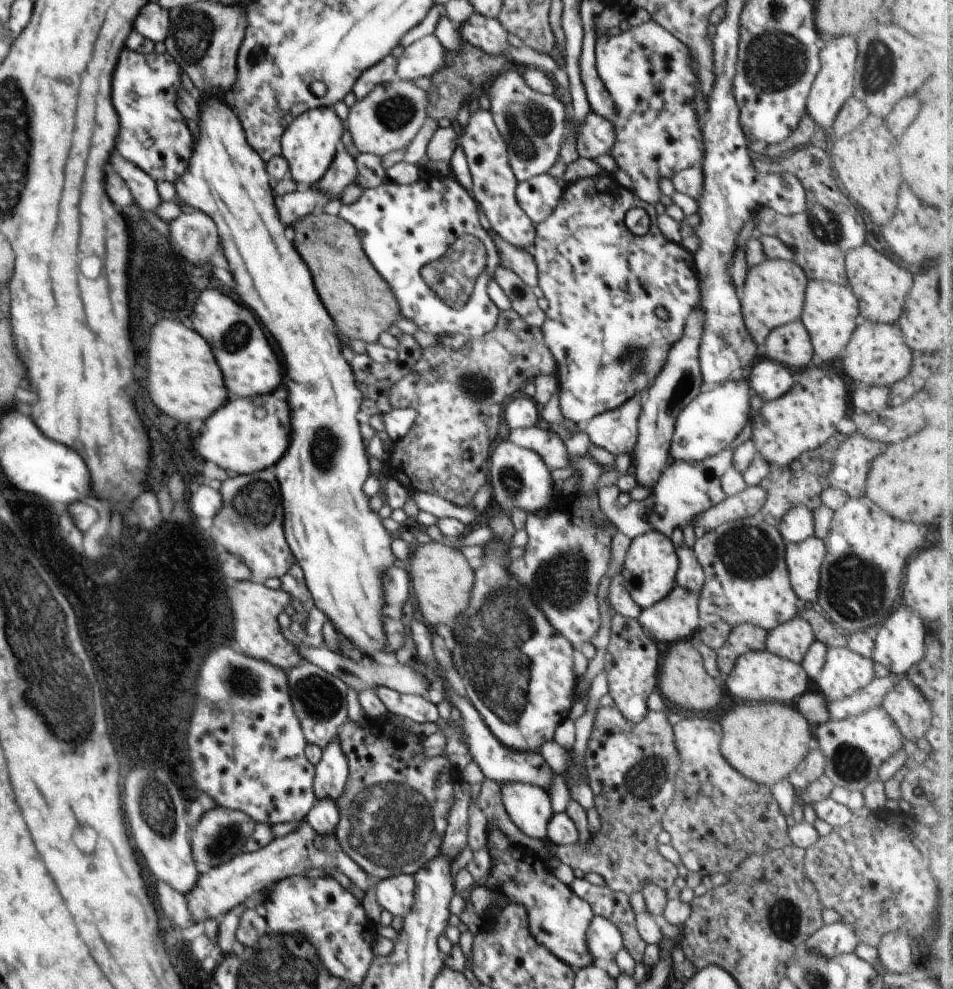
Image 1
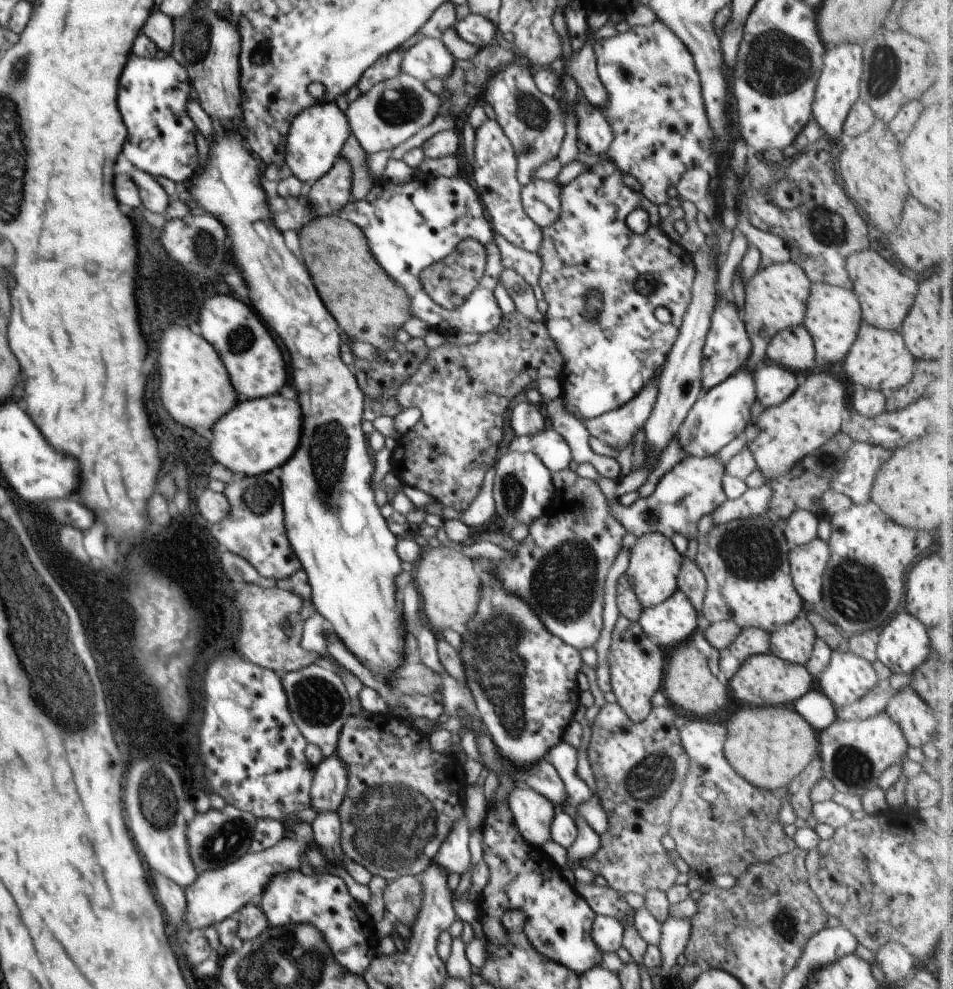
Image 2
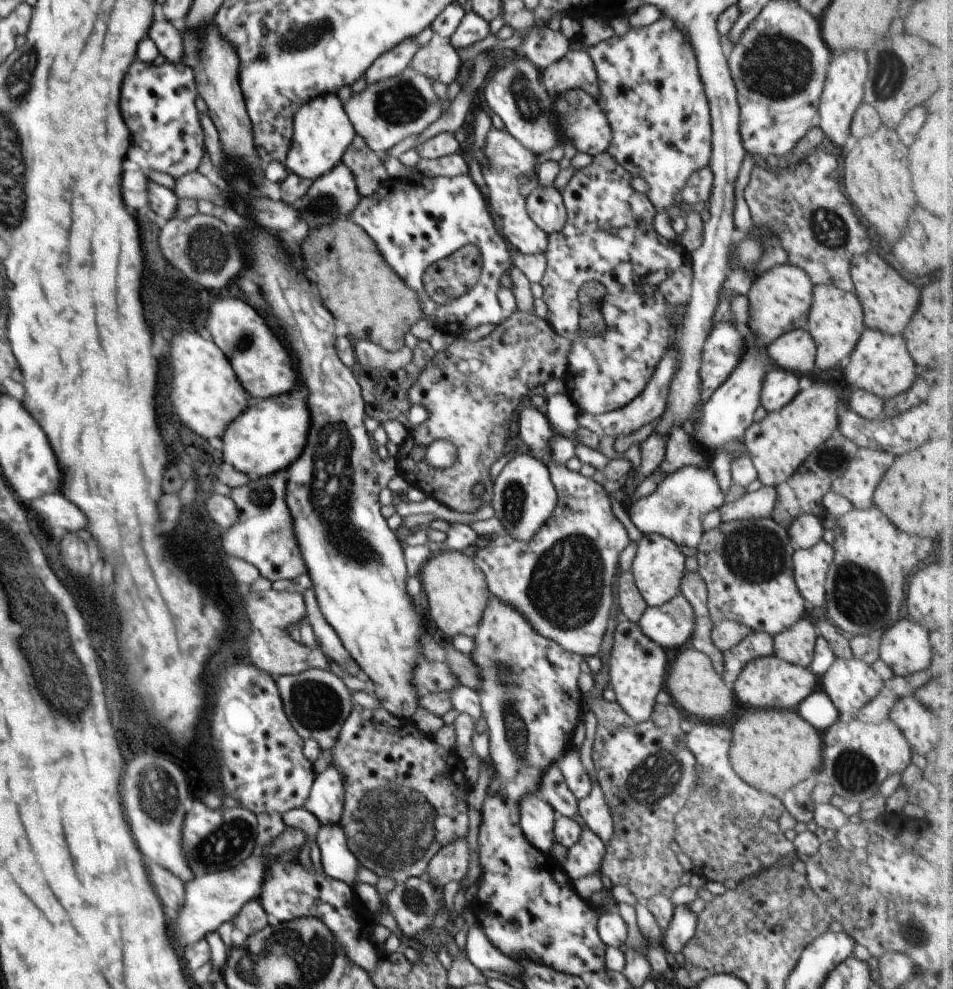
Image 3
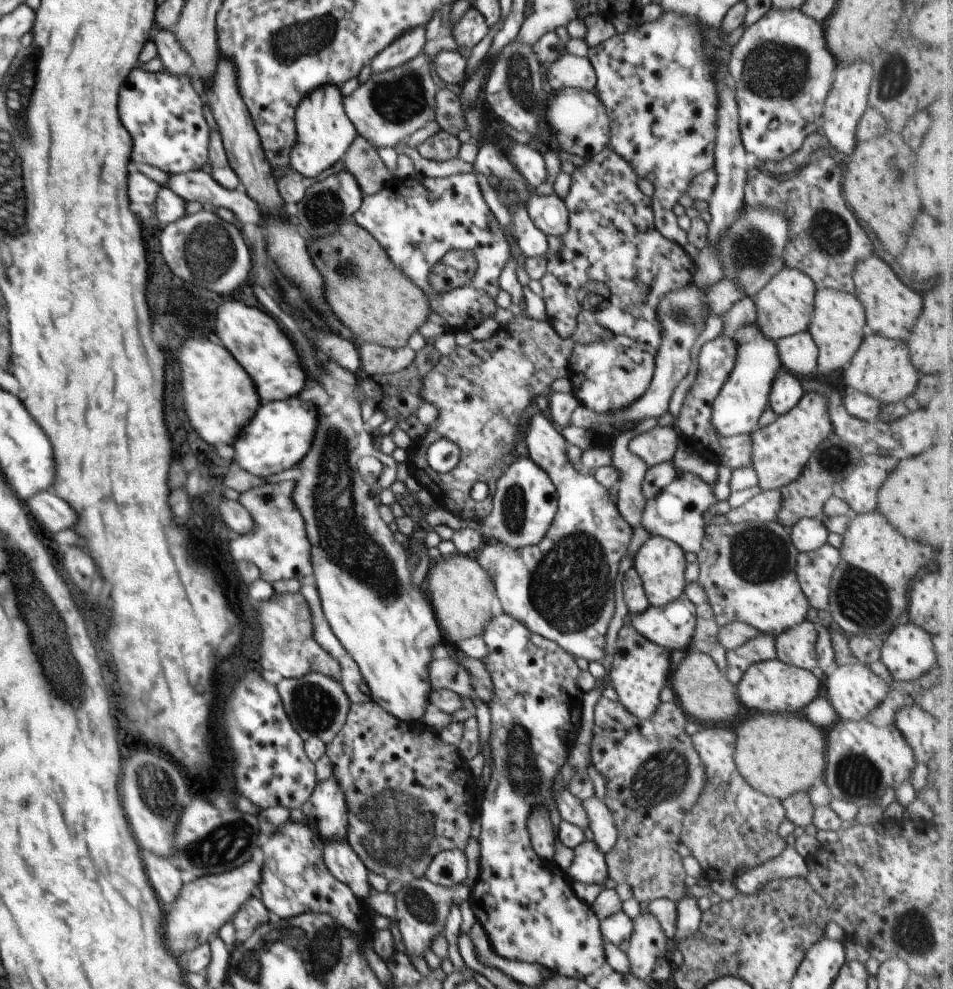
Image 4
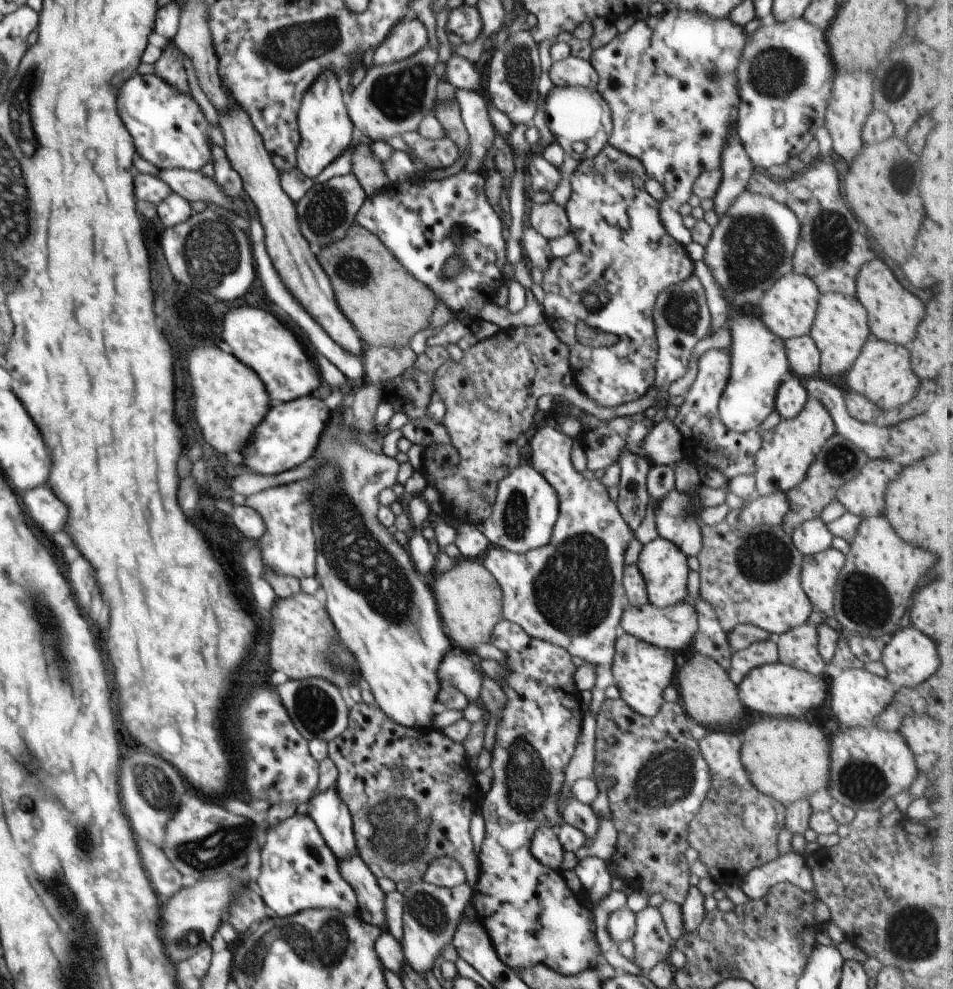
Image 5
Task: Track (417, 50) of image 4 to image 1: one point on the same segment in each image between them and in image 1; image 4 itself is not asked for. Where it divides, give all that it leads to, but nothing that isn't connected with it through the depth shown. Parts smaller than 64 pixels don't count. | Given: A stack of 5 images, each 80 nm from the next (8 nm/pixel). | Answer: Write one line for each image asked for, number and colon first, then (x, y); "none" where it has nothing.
1: (383, 72)
2: (388, 66)
3: (392, 62)

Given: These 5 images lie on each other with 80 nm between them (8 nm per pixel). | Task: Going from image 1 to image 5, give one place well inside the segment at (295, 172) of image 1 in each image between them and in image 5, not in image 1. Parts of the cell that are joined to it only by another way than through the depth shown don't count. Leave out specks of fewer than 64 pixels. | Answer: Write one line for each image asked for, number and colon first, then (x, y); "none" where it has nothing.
2: (317, 134)
3: (322, 131)
4: (324, 132)
5: (326, 130)

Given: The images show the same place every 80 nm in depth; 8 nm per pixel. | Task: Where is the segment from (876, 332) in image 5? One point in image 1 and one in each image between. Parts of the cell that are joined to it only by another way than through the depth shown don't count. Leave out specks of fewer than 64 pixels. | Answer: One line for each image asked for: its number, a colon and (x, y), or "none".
1: (881, 286)
2: (885, 295)
3: (889, 301)
4: (891, 308)

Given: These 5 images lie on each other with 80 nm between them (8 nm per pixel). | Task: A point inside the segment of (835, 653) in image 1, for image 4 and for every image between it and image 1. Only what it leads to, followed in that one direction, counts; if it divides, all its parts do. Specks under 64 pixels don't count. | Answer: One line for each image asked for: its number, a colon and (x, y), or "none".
2: (847, 678)
3: (851, 684)
4: (854, 691)

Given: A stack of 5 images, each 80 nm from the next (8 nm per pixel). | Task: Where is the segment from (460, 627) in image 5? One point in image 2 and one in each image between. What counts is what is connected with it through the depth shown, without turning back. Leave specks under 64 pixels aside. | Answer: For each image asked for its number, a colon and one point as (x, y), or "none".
2: (450, 588)
3: (457, 590)
4: (460, 590)

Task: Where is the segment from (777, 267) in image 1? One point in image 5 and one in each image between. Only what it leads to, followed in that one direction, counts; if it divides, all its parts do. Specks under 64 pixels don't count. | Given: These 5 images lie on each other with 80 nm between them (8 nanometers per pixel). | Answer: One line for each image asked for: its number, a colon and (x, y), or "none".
2: (776, 297)
3: (780, 299)
4: (784, 306)
5: (788, 309)

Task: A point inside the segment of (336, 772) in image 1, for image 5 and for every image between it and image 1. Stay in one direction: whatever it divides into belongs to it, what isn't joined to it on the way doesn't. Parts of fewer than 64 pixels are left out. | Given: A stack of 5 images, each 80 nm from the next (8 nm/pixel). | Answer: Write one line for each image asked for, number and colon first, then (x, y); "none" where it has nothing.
2: (329, 784)
3: (326, 799)
4: (326, 806)
5: (330, 813)

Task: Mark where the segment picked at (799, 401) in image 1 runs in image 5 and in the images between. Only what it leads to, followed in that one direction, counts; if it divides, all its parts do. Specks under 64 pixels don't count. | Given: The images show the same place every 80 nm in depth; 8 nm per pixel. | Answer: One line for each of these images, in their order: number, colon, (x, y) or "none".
2: (781, 436)
3: (777, 445)
4: (781, 450)
5: (788, 449)

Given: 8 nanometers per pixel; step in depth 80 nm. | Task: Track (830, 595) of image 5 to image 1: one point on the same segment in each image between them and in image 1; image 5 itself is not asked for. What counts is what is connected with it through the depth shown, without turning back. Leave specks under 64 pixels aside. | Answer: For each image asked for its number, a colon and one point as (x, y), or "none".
1: (804, 559)
2: (808, 562)
3: (810, 566)
4: (814, 569)

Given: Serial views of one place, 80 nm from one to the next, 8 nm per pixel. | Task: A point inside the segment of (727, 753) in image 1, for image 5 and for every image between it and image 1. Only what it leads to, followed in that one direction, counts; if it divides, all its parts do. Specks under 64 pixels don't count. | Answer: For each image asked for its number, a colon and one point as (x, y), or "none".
2: (768, 746)
3: (773, 750)
4: (779, 754)
5: (788, 761)

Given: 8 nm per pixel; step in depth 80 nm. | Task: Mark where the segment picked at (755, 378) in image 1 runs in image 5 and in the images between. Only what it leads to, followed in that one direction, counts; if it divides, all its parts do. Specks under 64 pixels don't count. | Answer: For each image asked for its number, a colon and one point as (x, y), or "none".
2: (774, 384)
3: (780, 386)
4: (786, 391)
5: (791, 397)

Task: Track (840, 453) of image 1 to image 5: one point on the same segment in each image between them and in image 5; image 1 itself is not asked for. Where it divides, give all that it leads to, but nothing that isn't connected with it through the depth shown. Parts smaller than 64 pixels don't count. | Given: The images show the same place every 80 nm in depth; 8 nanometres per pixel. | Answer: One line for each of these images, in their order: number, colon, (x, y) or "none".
2: (863, 461)
3: (858, 483)
4: (859, 490)
5: (864, 496)

